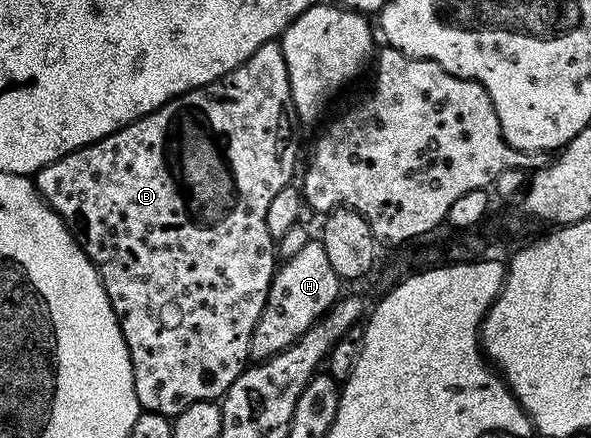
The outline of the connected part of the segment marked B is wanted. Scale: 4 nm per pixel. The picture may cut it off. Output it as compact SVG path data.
M276 40L265 41L243 64L224 73L219 79L171 98L163 107L116 129L95 143L63 155L35 174L37 192L60 215L65 226L77 238L81 250L97 267L97 274L107 291L107 299L115 311L123 339L127 343L133 368L135 399L139 399L144 412L158 413L172 419L191 407L191 403L217 401L225 396L231 383L235 383L235 379L246 369L250 360L251 335L267 303L267 291L275 272L275 238L267 231L267 206L279 191L283 191L285 185L294 180L297 128L299 125L293 112L291 83L287 79L287 63L283 63L283 51Z

